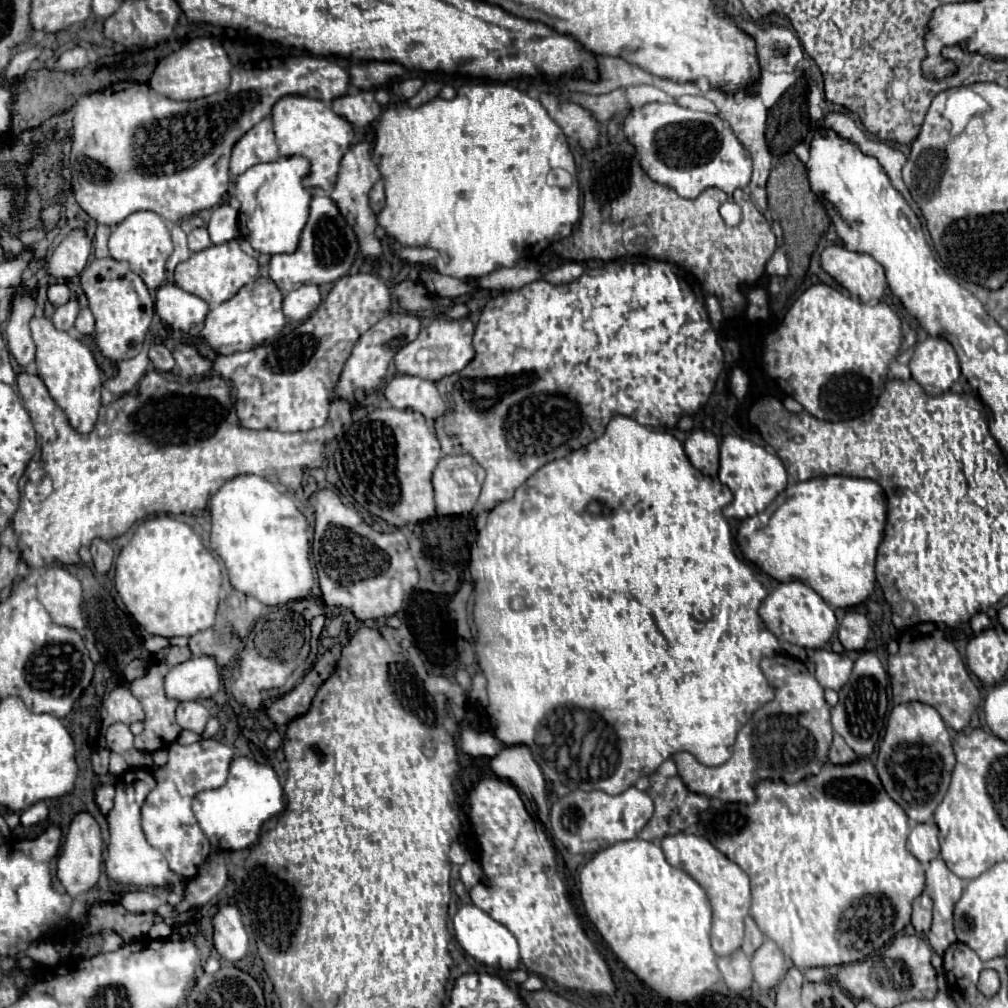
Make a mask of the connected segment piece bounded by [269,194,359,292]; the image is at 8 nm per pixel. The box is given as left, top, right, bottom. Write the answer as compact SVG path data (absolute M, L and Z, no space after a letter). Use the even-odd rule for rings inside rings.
M311 196L309 220L293 254L273 254L269 260L269 276L279 290L291 292L301 284L329 284L345 276L359 252L353 228L343 220L339 208L329 196Z

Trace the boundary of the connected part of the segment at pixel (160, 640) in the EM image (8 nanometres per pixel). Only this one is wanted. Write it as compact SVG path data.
M151 636L151 638L145 640L145 648L147 648L149 652L159 652L159 650L163 650L165 646L169 646L169 640L163 638L163 636Z

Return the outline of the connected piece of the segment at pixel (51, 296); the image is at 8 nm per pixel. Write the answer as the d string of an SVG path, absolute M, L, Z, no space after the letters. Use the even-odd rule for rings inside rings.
M51 284L47 288L47 300L57 308L61 304L65 304L71 298L71 290L67 288L67 284Z

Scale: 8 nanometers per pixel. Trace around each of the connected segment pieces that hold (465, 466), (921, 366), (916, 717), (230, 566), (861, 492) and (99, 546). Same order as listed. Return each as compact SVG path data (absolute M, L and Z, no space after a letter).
M445 456L433 472L435 504L441 516L469 514L477 504L485 472L471 456Z
M927 336L917 344L909 362L913 378L923 386L929 396L939 396L951 388L961 376L959 360L953 346L943 338Z
M921 702L893 706L875 768L887 794L907 812L913 822L929 822L933 818L935 808L949 788L953 766L955 754L951 748L951 736L939 712Z
M235 476L225 482L217 494L211 498L211 550L219 554L229 572L229 580L235 590L245 592L247 596L255 596L265 606L283 606L291 600L305 598L313 584L313 568L309 562L309 522L297 510L291 496L279 492L275 484L261 476Z
M819 476L787 486L771 506L741 522L735 540L741 554L775 580L801 580L829 606L851 608L865 602L875 590L875 558L883 540L885 516L887 502L883 488L877 482L851 476Z
M95 538L91 542L91 556L93 556L95 570L99 574L105 574L111 568L111 562L113 562L113 548L111 548L109 542L105 542L101 538Z

